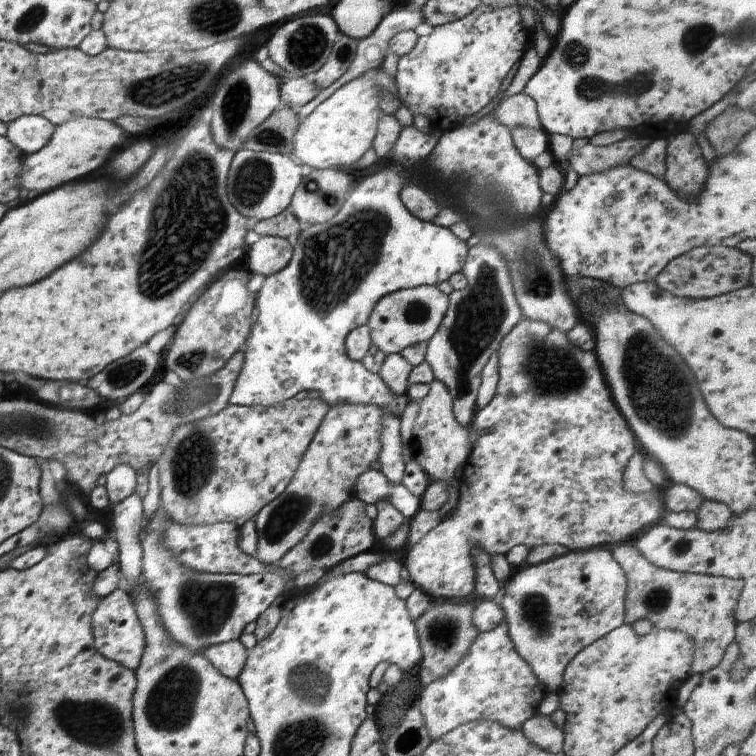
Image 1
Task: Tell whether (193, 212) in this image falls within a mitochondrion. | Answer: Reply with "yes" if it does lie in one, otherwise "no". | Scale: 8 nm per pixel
yes

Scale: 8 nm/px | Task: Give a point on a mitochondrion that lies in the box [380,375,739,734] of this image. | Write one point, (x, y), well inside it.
(536, 612)

